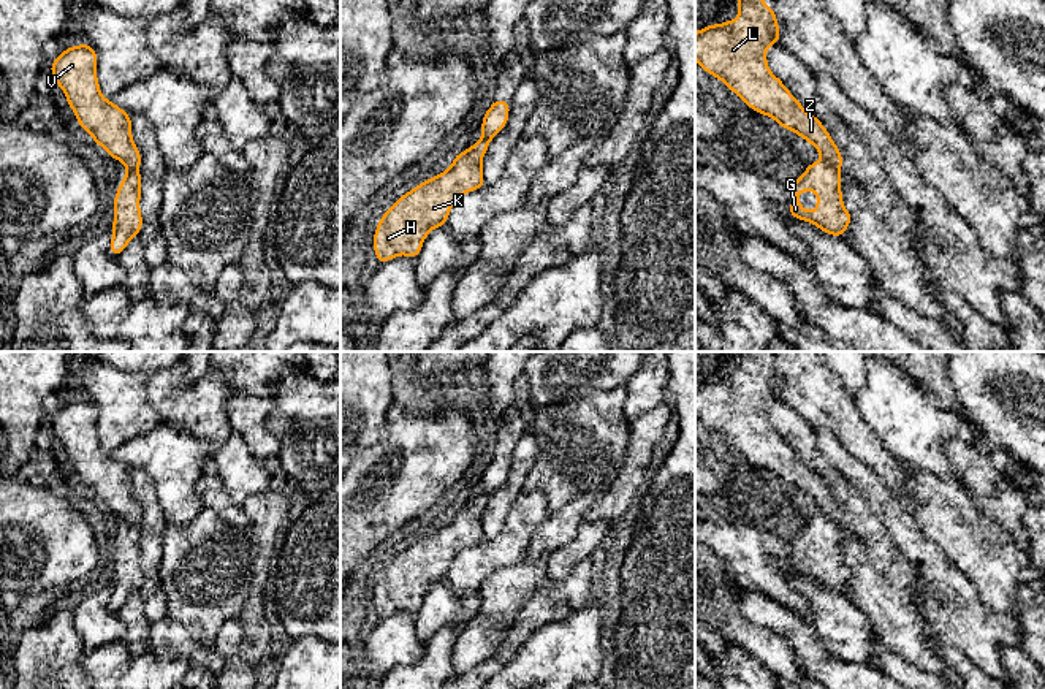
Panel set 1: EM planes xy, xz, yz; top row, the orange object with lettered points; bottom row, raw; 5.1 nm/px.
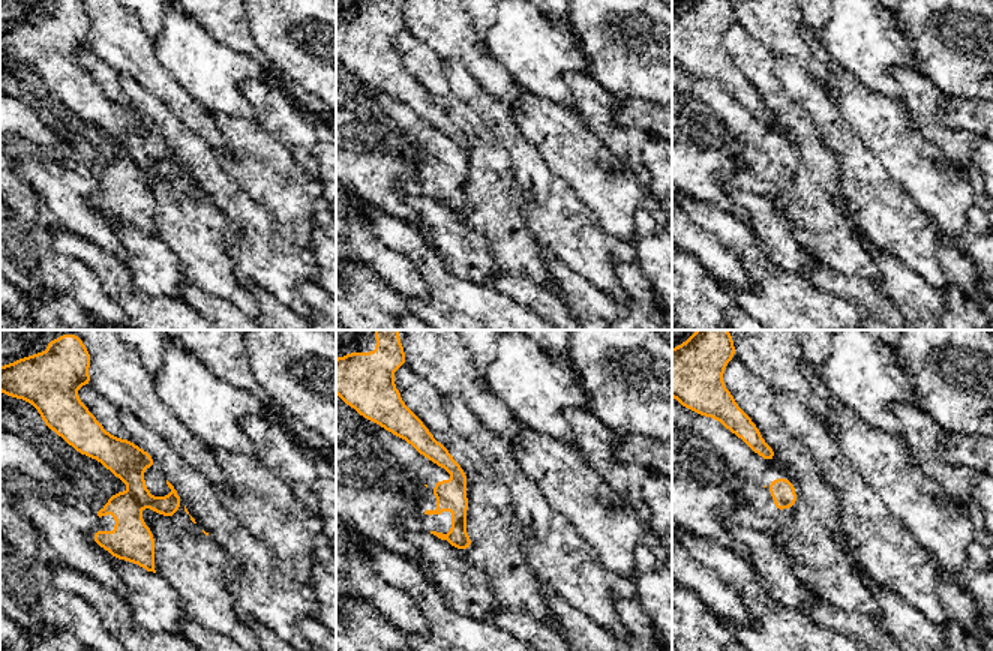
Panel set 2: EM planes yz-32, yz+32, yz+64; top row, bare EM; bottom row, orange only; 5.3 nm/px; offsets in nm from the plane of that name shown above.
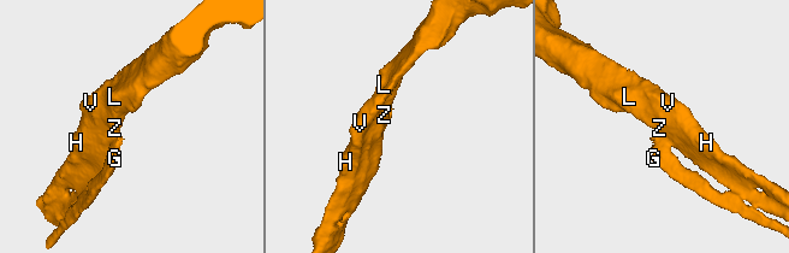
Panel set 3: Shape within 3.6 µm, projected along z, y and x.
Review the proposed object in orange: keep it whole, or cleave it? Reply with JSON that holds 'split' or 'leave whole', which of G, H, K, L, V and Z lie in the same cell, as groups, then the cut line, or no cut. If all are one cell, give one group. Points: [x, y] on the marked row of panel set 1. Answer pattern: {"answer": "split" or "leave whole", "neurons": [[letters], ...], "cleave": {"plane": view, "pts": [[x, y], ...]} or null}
{"answer": "split", "neurons": [["G"], ["H", "K", "L", "V", "Z"]], "cleave": {"plane": "yz", "pts": [[824, 159], [838, 171]]}}

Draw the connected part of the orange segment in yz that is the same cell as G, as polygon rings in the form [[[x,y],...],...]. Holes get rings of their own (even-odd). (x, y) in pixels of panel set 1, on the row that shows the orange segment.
[[[820,160],[808,165],[806,171],[790,184],[795,200],[788,204],[788,214],[798,220],[814,223],[826,234],[841,238],[852,222],[852,214],[842,204],[841,177],[828,162]],[[800,192],[817,192],[817,209],[801,207]]]

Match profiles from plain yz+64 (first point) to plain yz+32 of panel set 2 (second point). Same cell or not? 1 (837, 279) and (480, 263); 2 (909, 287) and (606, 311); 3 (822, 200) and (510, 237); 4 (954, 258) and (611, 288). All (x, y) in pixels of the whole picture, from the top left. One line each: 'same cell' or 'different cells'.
1: different cells
2: same cell
3: same cell
4: different cells

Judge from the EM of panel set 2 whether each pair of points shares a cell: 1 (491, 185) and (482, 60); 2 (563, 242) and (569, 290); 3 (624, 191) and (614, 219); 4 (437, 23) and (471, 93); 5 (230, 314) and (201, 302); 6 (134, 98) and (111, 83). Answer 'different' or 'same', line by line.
1: different
2: different
3: same
4: different
5: same
6: different

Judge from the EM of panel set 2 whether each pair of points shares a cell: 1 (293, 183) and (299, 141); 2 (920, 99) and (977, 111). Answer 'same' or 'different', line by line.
1: different
2: different

